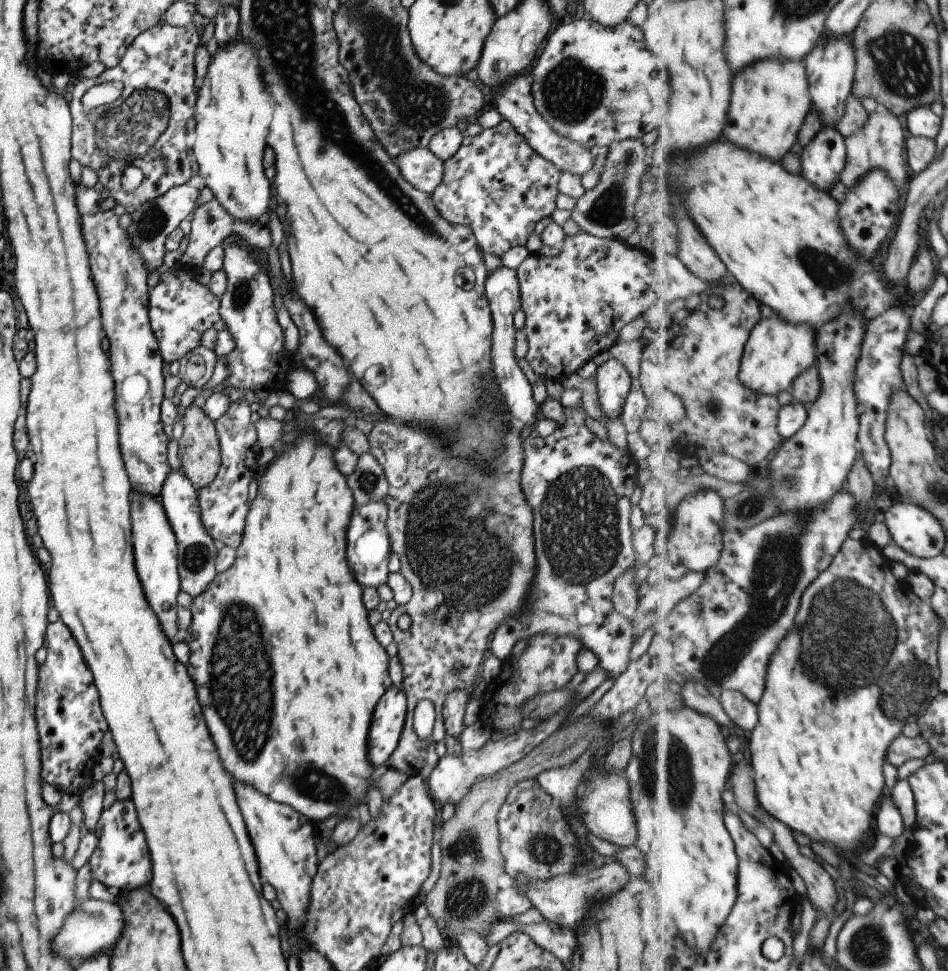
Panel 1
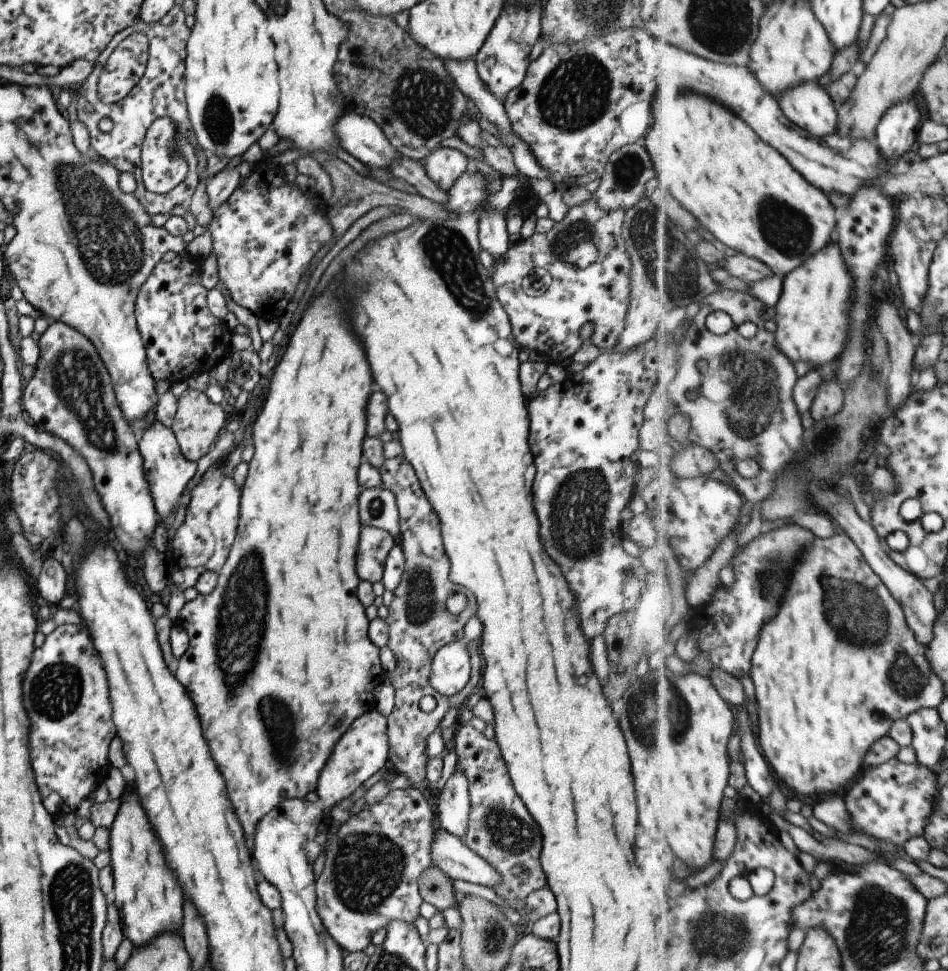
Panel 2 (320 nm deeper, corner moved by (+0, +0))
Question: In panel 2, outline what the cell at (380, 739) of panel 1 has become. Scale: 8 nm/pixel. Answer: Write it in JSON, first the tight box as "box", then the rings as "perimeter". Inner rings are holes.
{"box":[315,708,388,808],"perimeter":[[[375,708],[361,714],[339,740],[319,772],[315,792],[318,805],[332,808],[341,800],[348,798],[370,776],[379,771],[388,759],[387,718]]]}

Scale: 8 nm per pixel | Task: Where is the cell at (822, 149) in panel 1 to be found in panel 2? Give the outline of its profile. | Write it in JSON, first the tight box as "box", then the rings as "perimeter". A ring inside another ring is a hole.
{"box":[777,81,840,138],"perimeter":[[[818,81],[801,84],[777,99],[787,118],[817,138],[838,133],[840,124],[839,106],[829,95],[827,87]]]}

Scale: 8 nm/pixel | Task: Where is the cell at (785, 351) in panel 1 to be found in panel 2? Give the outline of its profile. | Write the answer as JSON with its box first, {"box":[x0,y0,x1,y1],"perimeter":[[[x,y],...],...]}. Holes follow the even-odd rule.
{"box":[775,234,853,370],"perimeter":[[[835,234],[823,252],[808,257],[803,266],[783,278],[783,293],[775,306],[777,348],[792,363],[806,362],[813,370],[820,370],[837,359],[849,335],[849,298],[853,290],[853,276],[845,264],[837,239]]]}

